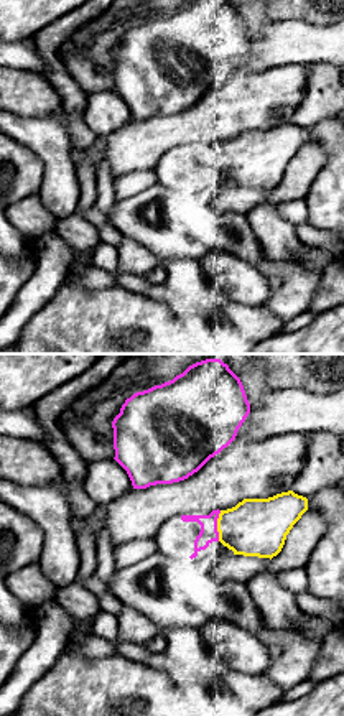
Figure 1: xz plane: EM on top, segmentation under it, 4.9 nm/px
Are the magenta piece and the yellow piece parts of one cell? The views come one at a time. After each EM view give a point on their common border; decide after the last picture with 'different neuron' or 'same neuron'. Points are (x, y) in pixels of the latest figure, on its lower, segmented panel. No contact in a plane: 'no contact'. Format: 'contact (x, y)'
contact (216, 525)

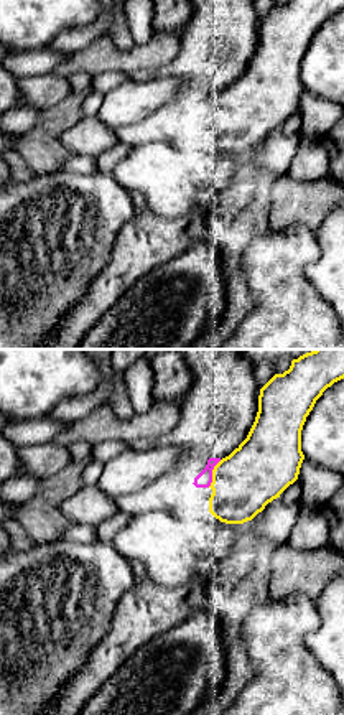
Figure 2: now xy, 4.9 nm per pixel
contact (211, 473)

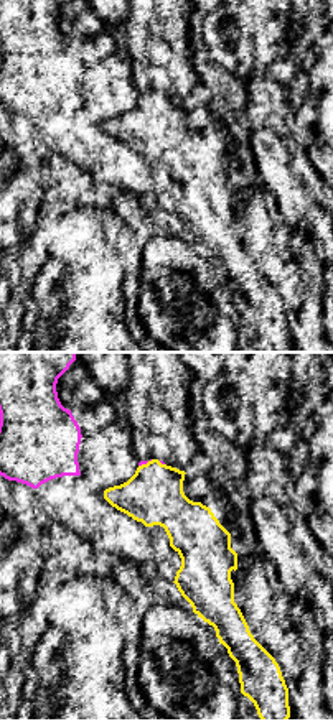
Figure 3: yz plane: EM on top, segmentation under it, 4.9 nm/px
contact (145, 463)

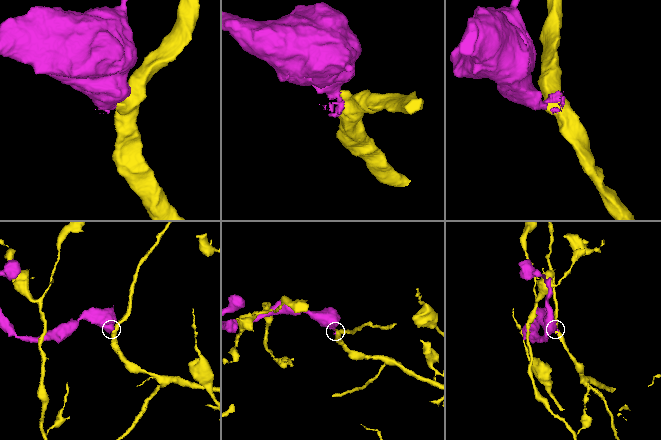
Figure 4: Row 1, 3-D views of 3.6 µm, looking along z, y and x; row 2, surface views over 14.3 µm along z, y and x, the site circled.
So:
same neuron

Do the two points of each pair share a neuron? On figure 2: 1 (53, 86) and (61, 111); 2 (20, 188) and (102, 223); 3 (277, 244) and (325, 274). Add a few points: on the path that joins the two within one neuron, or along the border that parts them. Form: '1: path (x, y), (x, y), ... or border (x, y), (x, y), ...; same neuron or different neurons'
1: border (71, 93), (43, 111); different neurons
2: path (40, 206), (56, 223), (83, 223); same neuron
3: border (315, 231), (318, 256), (305, 279), (326, 299); different neurons

